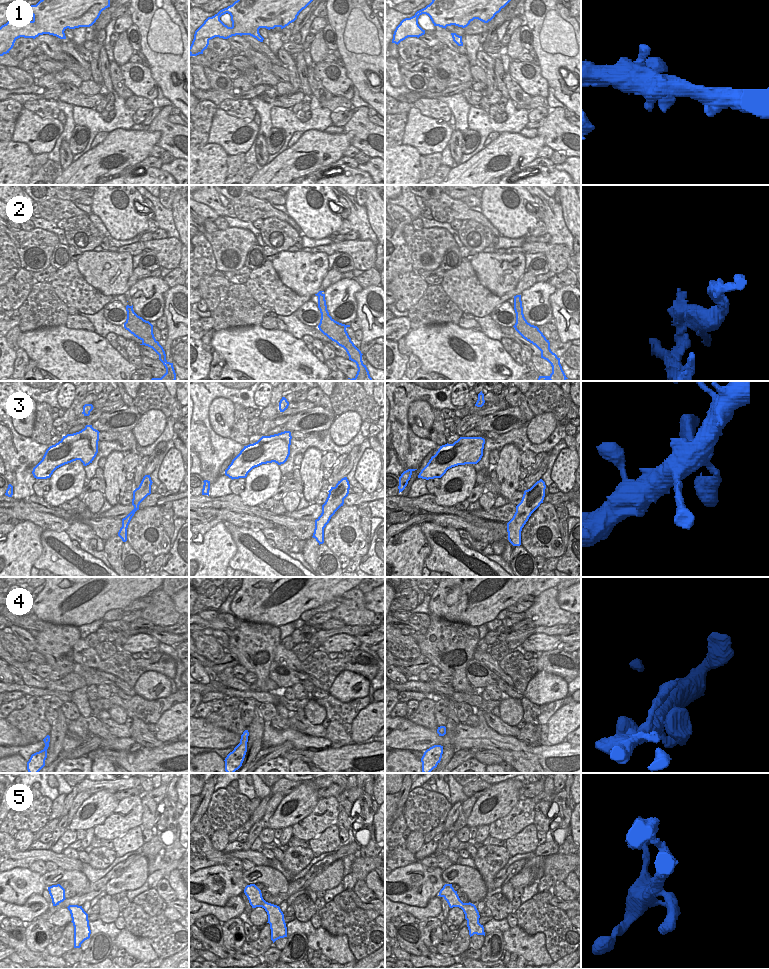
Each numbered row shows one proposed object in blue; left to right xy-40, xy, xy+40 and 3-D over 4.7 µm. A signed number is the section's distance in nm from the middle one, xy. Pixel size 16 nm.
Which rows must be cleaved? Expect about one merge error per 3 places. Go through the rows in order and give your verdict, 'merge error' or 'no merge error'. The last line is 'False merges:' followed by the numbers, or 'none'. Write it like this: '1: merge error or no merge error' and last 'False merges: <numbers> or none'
1: no merge error
2: merge error
3: no merge error
4: no merge error
5: no merge error
False merges: 2

